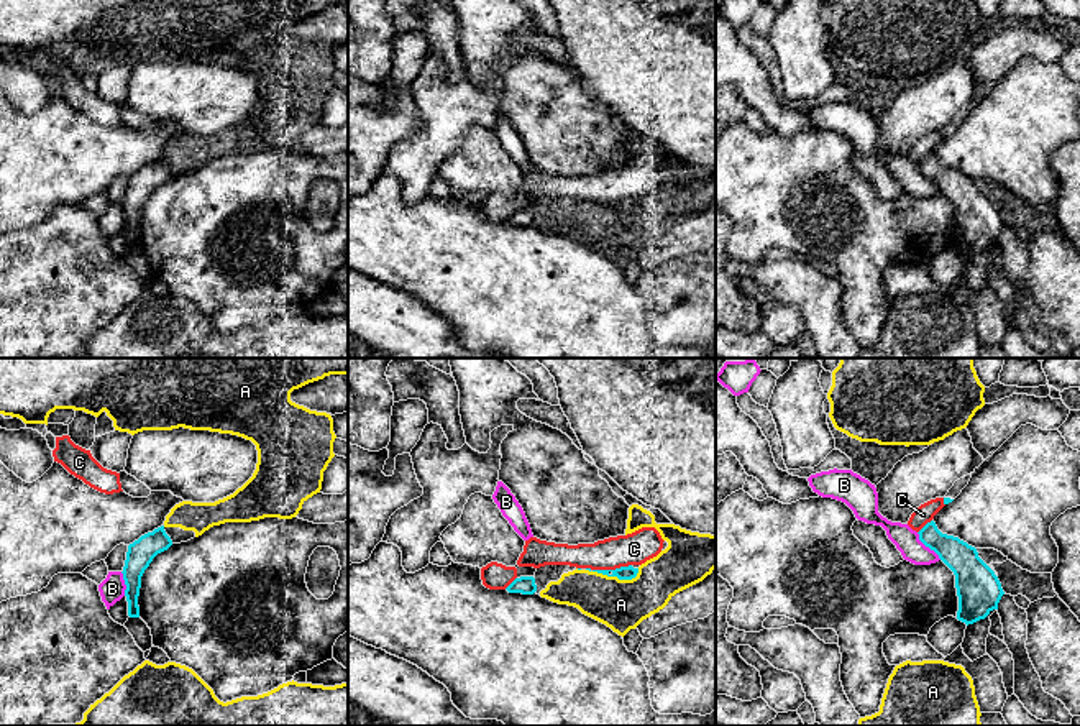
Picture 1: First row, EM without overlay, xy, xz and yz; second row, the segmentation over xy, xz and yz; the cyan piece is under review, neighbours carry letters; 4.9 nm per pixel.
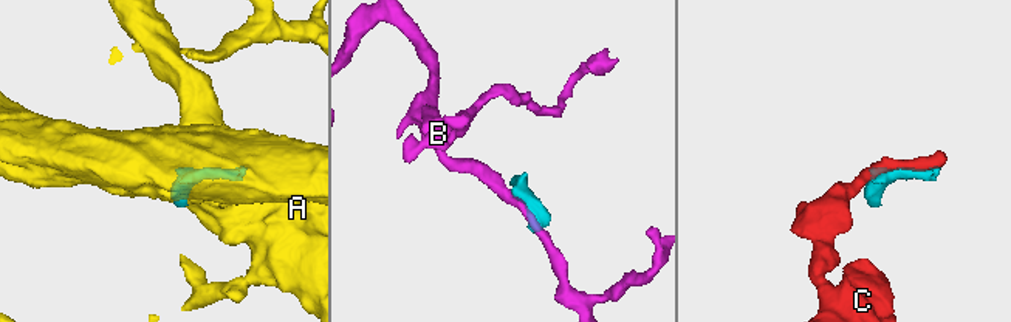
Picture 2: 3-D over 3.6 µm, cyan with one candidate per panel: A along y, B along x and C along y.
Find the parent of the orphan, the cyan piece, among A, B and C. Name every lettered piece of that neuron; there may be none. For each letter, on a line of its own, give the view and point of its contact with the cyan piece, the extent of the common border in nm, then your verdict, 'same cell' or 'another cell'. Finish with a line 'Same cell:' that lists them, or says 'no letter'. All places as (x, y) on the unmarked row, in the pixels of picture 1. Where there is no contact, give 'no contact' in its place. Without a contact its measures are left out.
A: contact xz (617, 209); length 240 nm; another cell
B: contact yz (928, 178); length 180 nm; another cell
C: contact xz (608, 202); length 220 nm; another cell
Same cell: no letter

